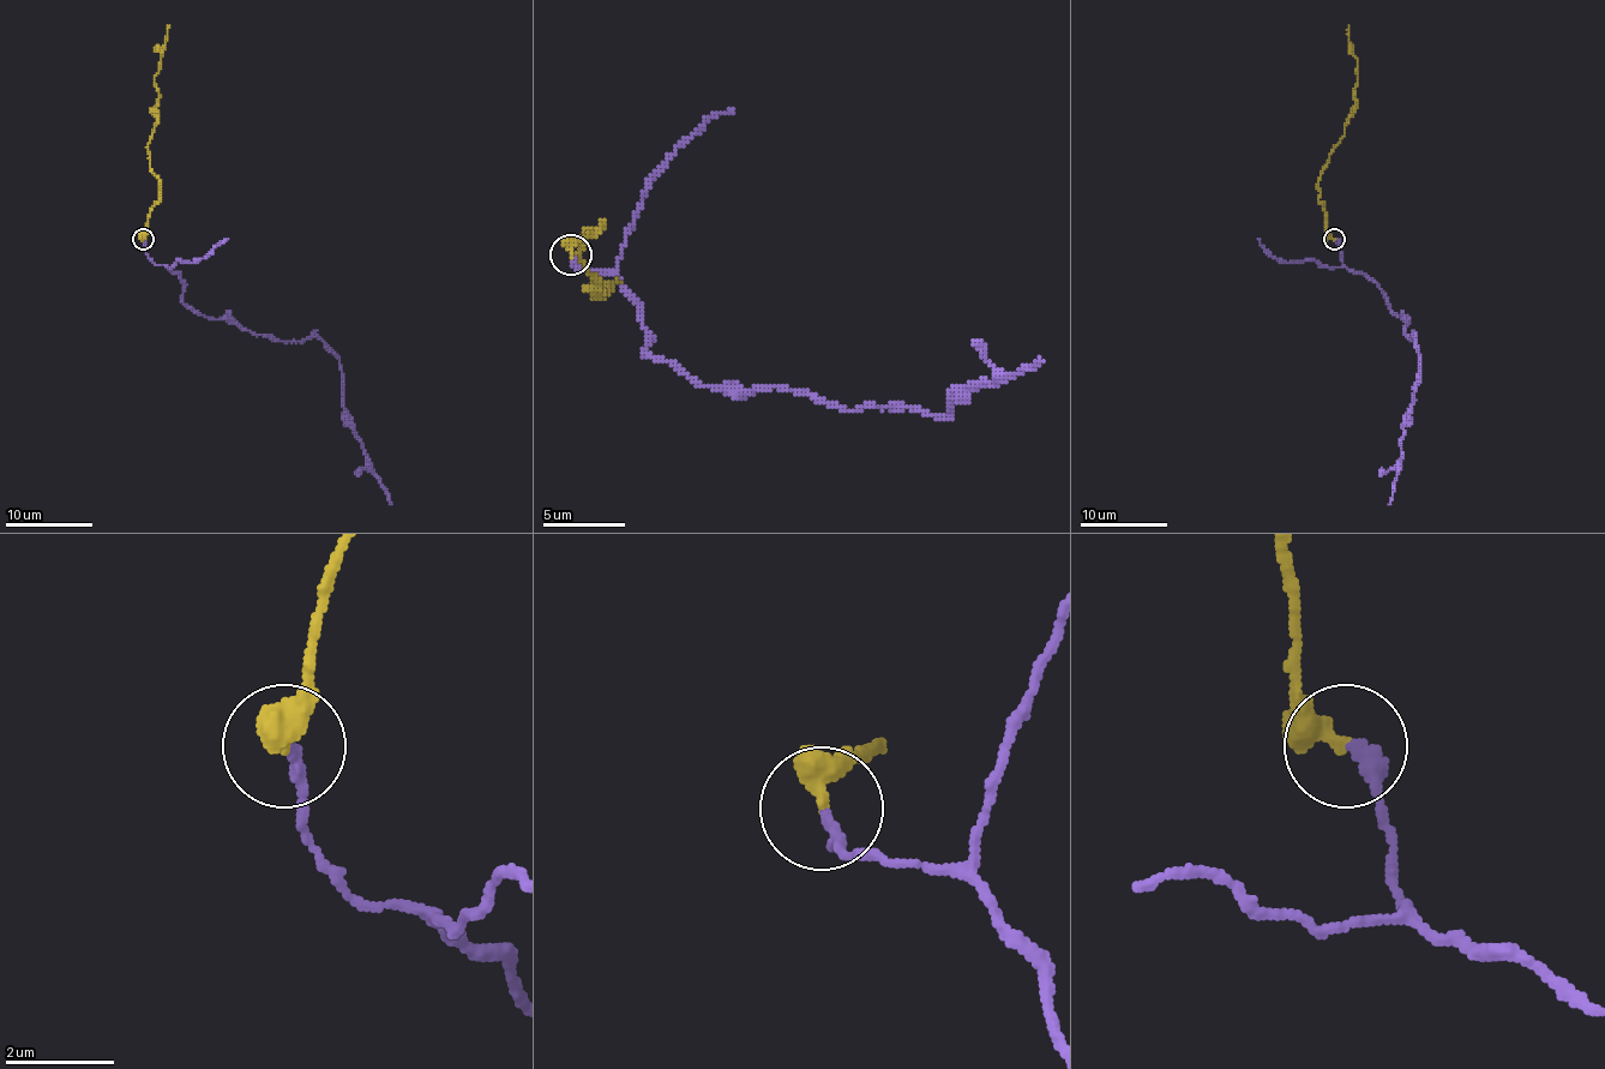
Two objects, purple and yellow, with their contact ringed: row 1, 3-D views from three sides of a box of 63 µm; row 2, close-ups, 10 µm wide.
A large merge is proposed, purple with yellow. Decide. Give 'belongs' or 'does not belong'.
belongs

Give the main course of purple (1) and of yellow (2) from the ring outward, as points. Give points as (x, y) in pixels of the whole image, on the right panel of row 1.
1: (1334, 239), (1342, 265), (1377, 284), (1404, 319), (1404, 332), (1416, 341), (1418, 371), (1388, 504)
2: (1334, 239), (1318, 199), (1318, 178), (1356, 106), (1357, 58), (1348, 41), (1348, 25)

